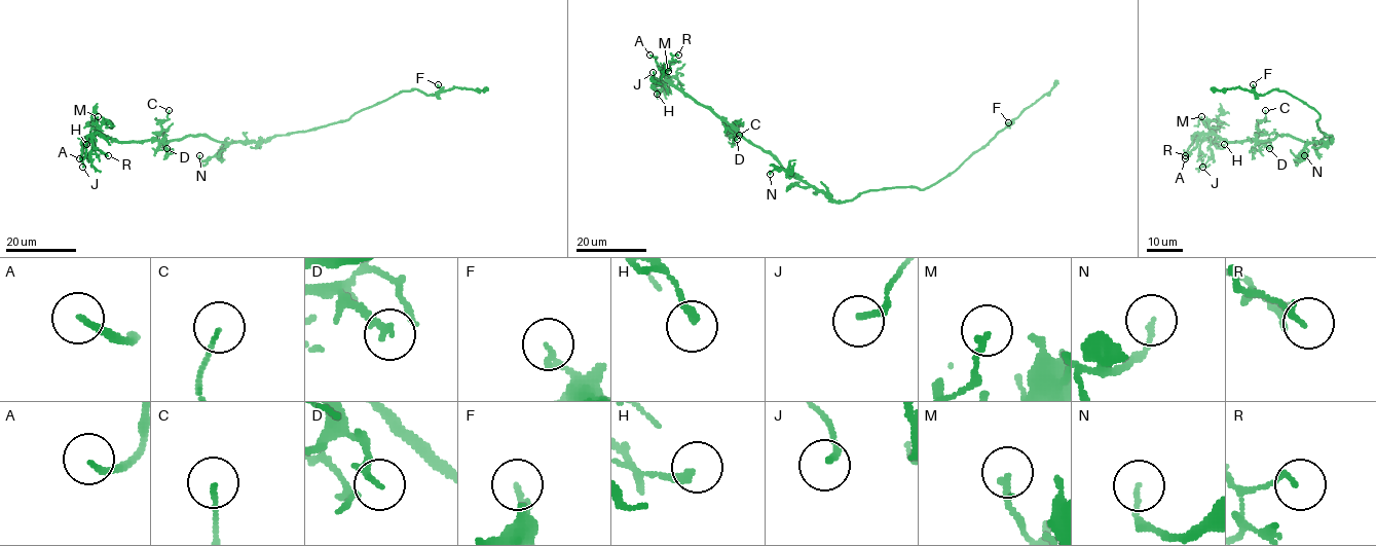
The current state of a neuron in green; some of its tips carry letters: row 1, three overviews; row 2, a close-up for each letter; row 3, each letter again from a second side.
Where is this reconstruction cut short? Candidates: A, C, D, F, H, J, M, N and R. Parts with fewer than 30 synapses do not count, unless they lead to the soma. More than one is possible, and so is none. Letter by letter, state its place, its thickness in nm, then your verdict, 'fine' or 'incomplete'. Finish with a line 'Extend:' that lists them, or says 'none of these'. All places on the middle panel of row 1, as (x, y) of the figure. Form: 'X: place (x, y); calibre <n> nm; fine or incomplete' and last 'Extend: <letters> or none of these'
A: place (649, 55); calibre 190 nm; incomplete
C: place (739, 135); calibre 120 nm; fine
D: place (737, 139); calibre 180 nm; fine
F: place (1008, 122); calibre 180 nm; fine
H: place (657, 94); calibre 240 nm; fine
J: place (653, 72); calibre 190 nm; fine
M: place (668, 71); calibre 190 nm; fine
N: place (770, 174); calibre 150 nm; fine
R: place (678, 55); calibre 160 nm; fine
Extend: A

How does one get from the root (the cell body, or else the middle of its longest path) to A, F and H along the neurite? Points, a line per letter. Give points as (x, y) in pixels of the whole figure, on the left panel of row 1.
A: (273, 136), (234, 142), (220, 142), (205, 135), (114, 141), (90, 134), (85, 157), (79, 158)
F: (273, 136), (343, 121), (403, 90), (418, 89), (435, 95), (440, 88), (438, 84)
H: (273, 136), (234, 142), (220, 142), (205, 135), (114, 141), (93, 129), (82, 141), (86, 144)

